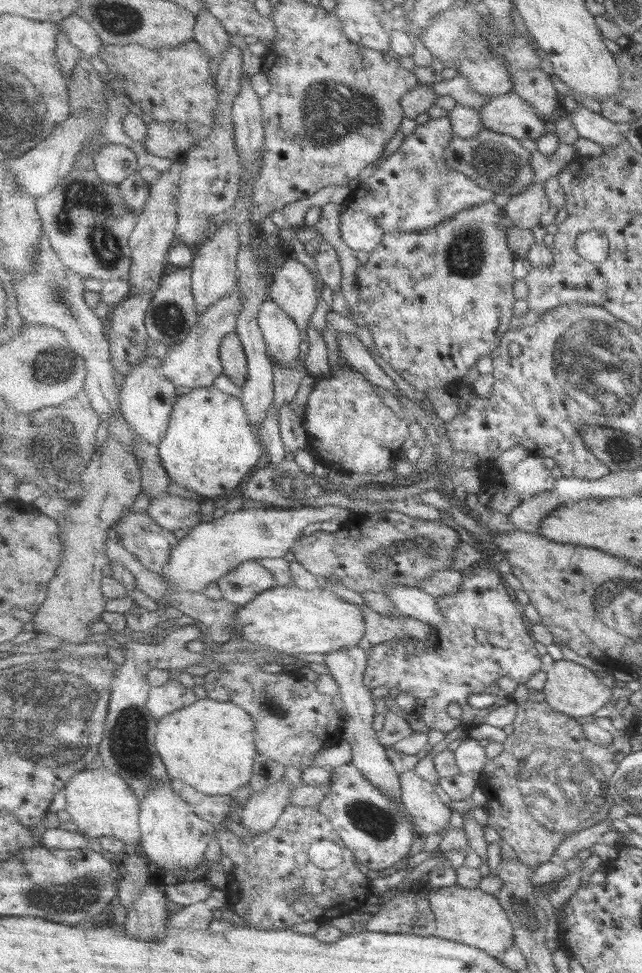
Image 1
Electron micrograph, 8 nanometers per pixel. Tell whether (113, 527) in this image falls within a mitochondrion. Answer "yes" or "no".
no

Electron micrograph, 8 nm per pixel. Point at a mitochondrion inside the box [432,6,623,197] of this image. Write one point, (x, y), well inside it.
(492, 166)

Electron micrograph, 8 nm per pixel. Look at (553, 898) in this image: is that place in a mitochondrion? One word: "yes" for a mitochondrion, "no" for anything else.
no

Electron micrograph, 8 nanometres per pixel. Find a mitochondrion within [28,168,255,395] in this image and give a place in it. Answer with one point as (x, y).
(102, 237)

